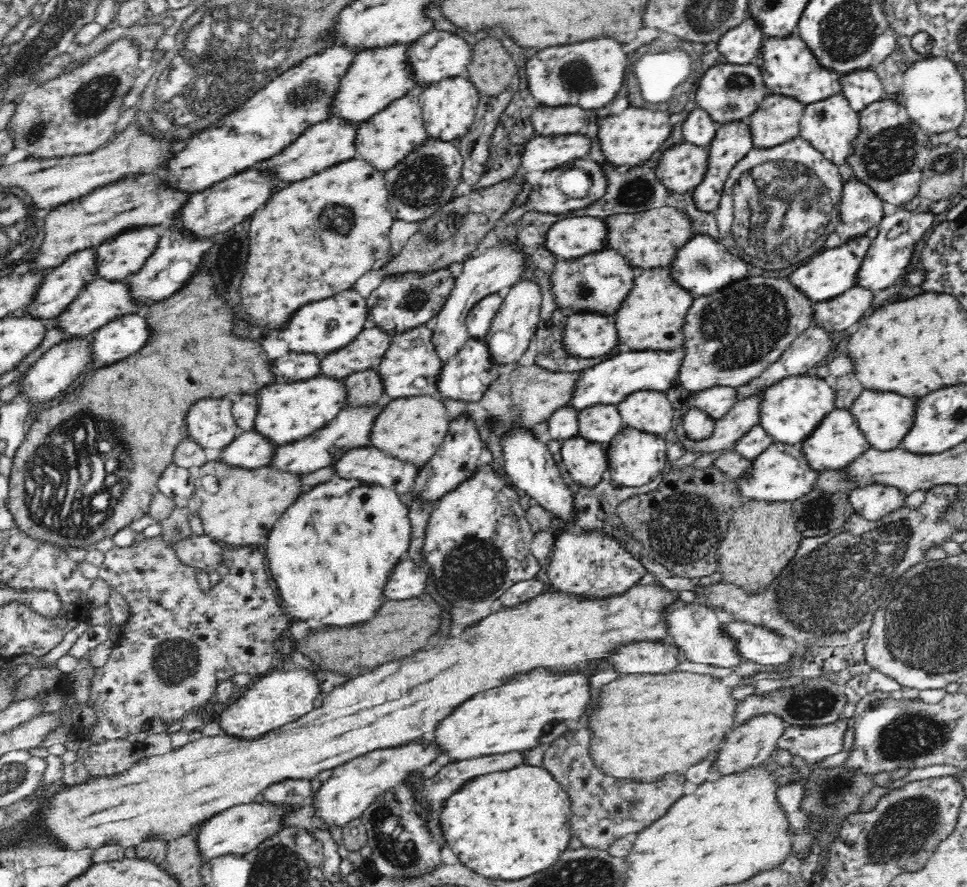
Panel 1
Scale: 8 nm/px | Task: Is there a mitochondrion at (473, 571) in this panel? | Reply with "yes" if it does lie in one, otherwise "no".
yes

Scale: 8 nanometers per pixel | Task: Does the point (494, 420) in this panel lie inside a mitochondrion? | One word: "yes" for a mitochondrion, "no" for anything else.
yes

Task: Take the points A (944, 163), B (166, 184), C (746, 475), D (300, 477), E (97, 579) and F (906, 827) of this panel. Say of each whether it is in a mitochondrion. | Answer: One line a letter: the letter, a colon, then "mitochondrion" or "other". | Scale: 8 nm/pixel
A: mitochondrion
B: other
C: other
D: other
E: other
F: mitochondrion

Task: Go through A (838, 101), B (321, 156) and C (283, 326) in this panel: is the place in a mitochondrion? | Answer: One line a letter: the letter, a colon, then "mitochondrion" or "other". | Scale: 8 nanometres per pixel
A: other
B: other
C: other

